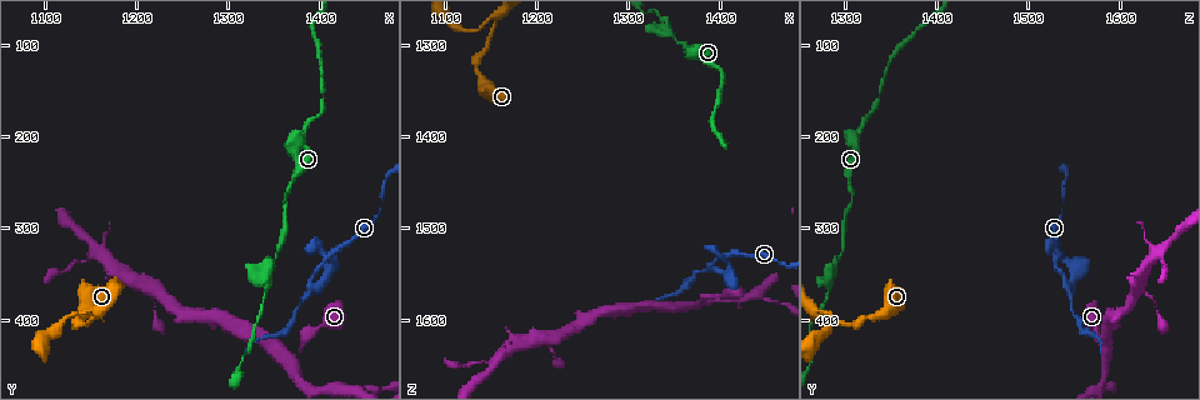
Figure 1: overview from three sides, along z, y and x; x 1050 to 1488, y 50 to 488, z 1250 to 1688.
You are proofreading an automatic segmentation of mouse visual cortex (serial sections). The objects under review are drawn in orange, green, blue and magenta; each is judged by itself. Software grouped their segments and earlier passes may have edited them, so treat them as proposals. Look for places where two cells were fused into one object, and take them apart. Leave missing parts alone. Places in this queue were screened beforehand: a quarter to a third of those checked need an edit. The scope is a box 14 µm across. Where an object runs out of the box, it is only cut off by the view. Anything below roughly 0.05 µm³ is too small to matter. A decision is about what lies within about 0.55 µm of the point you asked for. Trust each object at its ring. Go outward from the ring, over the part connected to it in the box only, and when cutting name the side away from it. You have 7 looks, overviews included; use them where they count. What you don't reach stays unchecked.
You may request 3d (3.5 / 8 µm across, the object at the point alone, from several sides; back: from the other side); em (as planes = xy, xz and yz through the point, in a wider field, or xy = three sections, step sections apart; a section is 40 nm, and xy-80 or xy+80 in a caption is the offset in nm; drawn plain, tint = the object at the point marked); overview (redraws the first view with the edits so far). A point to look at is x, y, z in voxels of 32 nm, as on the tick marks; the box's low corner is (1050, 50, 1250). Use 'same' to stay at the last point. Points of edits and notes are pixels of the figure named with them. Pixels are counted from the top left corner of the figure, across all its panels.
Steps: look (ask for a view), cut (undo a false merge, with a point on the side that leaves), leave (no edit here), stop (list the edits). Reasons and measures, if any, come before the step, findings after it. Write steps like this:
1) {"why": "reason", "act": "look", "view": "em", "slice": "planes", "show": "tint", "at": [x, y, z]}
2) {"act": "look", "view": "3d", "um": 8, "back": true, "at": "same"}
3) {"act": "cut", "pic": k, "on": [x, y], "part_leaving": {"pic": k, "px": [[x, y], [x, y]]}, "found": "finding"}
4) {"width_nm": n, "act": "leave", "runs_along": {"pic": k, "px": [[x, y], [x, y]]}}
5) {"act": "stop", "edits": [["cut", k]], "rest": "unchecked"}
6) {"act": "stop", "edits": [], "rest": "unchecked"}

{"why": "sharp bend", "act": "look", "view": "3d", "um": 8, "back": true, "at": [1410, 330, 1530]}

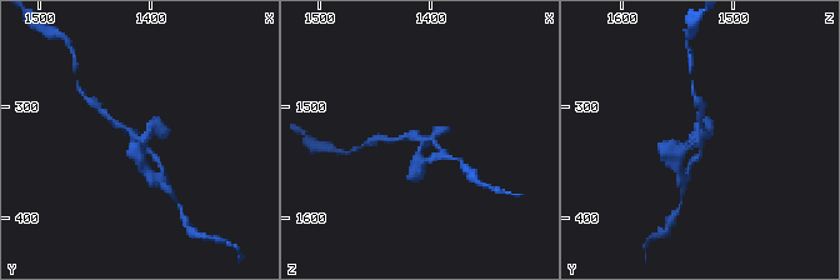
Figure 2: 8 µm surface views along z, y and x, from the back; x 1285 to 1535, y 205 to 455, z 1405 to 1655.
{"act": "look", "view": "3d", "um": 3.5, "at": [1412, 330, 1530]}

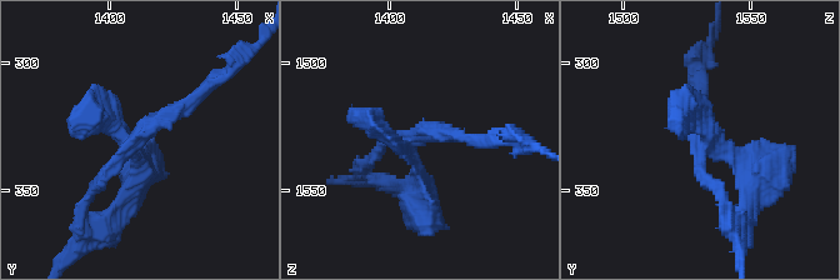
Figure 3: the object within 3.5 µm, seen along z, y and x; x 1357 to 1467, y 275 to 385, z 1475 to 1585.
{"why": "shape alone is not enough", "act": "look", "view": "em", "slice": "xy", "step": 3, "show": "tint", "at": [1411, 329, 1528]}

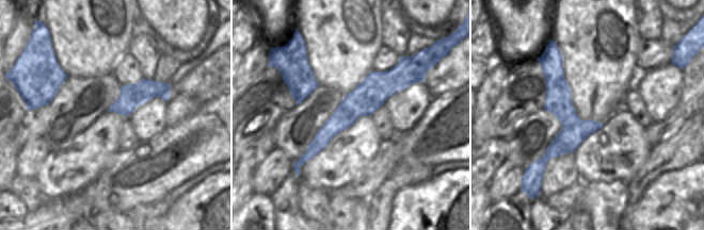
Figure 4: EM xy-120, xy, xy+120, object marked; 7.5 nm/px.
{"act": "leave", "runs_along": {"pic": 4, "px": [[412, 77], [379, 85], [301, 161]]}, "found": "continuous, no second cell"}

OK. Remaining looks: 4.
{"why": "sharp bend", "act": "look", "view": "3d", "um": 3.5, "at": [1340, 345, 1285]}

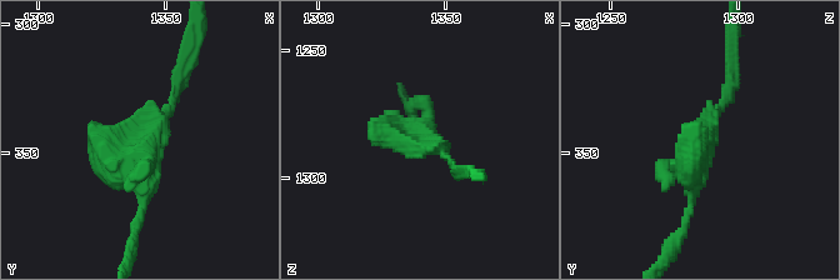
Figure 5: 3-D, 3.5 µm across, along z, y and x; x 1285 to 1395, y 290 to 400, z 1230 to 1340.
{"act": "look", "view": "em", "slice": "xy", "step": 1, "show": "tint", "at": [1342, 349, 1285]}

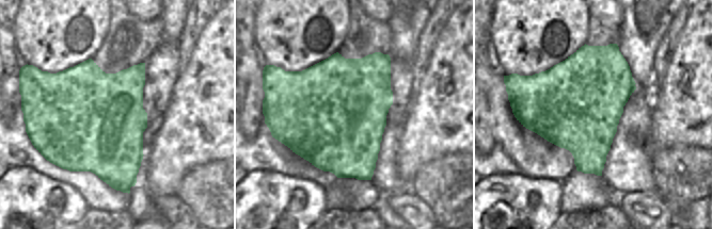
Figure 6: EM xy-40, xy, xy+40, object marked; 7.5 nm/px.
{"act": "leave", "runs_along": {"pic": 5, "px": [[730, 81], [704, 128], [681, 231]]}, "found": "one cell here"}

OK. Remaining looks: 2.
{"why": "narrows sharply", "act": "look", "view": "3d", "um": 3.5, "at": [1135, 395, 1280]}

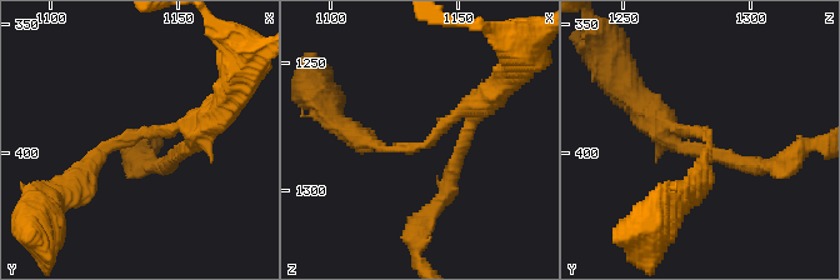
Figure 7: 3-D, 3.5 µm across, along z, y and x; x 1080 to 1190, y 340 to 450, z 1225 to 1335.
{"arm_widths_nm": [200, 200], "act": "leave", "runs_along": {"pic": 7, "px": [[193, 141], [185, 126], [124, 138], [70, 188]]}, "found": "one cell here"}

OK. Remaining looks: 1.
{"act": "stop", "edits": [], "rest": "unchecked"}

